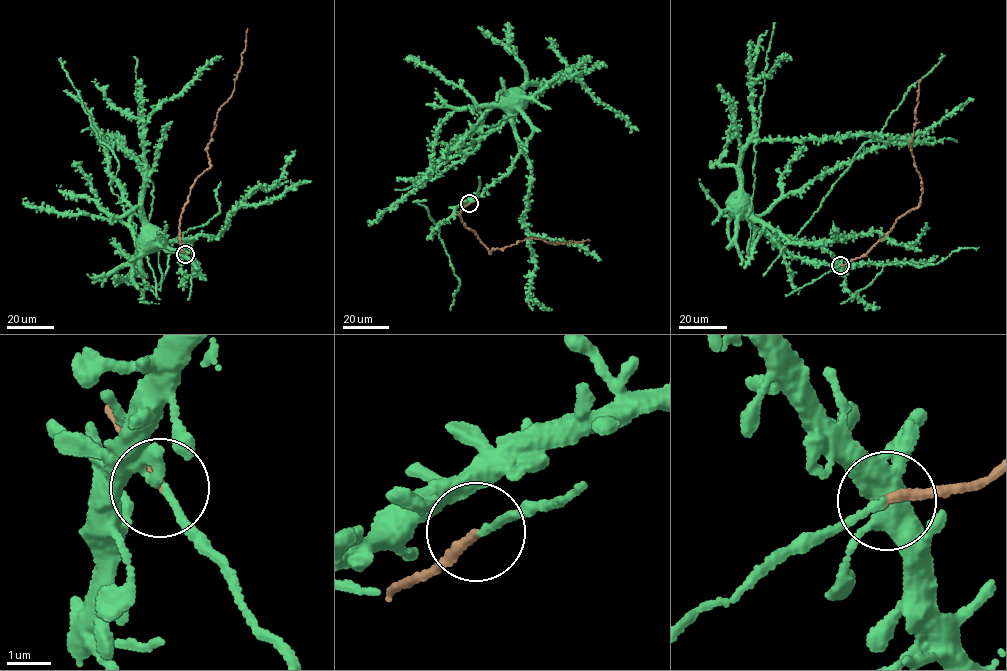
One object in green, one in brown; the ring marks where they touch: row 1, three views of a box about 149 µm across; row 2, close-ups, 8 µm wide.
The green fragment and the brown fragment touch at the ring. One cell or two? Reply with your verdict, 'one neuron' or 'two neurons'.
one neuron

